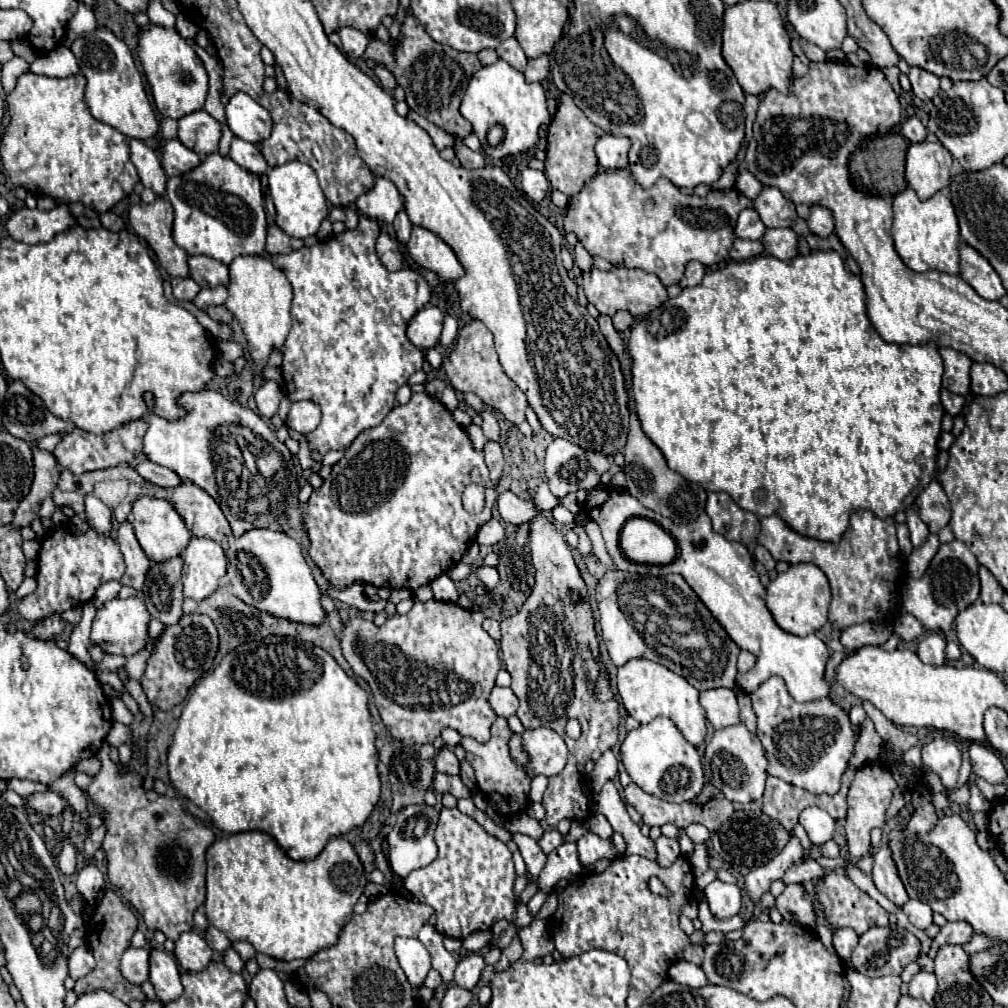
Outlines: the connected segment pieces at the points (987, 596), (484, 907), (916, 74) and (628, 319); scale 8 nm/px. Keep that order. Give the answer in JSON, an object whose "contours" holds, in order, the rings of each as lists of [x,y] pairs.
{"contours":[[[[980,566],[980,582],[982,582],[982,588],[980,588],[980,602],[984,604],[990,604],[990,602],[1000,602],[1000,598],[1004,596],[1004,590],[1002,586],[996,582],[996,578],[990,574],[988,568]]],[[[442,808],[434,840],[438,844],[438,858],[420,870],[414,870],[404,880],[404,886],[416,900],[436,910],[436,930],[440,934],[466,938],[472,932],[492,928],[500,918],[516,922],[518,928],[532,924],[534,916],[528,914],[528,908],[524,904],[516,908],[516,872],[512,852],[504,842],[490,836],[476,820],[462,814],[458,808]]],[[[910,68],[908,78],[912,82],[912,92],[920,100],[932,100],[940,90],[940,78],[922,68]]],[[[616,312],[616,314],[612,316],[612,322],[614,322],[614,328],[616,328],[618,332],[626,332],[626,330],[632,326],[634,316],[632,316],[630,312]]]]}

